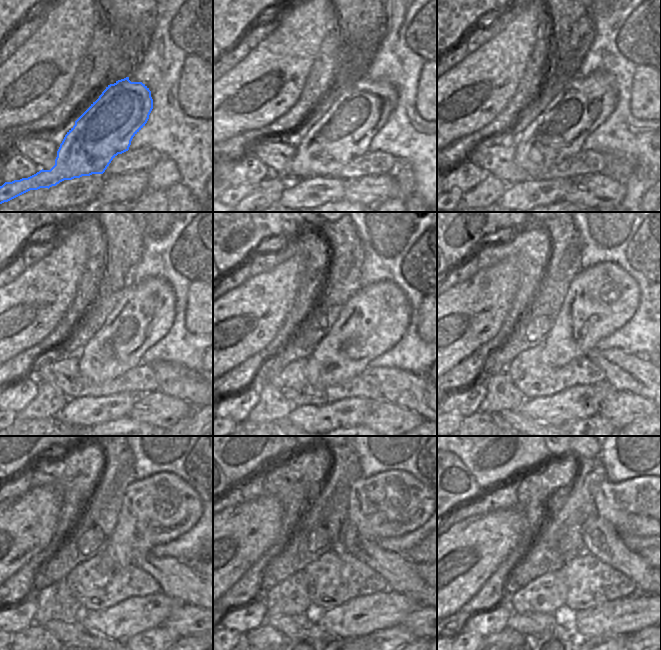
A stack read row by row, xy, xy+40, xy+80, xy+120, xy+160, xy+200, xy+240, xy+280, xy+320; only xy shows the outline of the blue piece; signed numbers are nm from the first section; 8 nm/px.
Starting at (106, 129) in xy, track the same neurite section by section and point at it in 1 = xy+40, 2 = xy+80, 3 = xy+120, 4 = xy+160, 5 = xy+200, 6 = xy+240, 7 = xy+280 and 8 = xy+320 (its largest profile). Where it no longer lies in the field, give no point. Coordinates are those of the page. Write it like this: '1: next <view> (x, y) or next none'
1: next xy+40 (355, 108)
2: next xy+80 (585, 102)
3: next xy+120 (143, 316)
4: next xy+160 (372, 319)
5: next xy+200 (602, 298)
6: next xy+240 (162, 507)
7: next xy+280 (389, 504)
8: next xy+320 (594, 516)

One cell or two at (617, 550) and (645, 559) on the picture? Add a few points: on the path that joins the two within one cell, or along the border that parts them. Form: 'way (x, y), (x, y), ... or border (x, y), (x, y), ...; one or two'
way (624, 551), (638, 554); one

